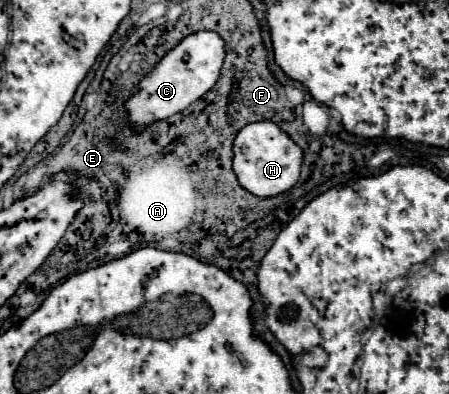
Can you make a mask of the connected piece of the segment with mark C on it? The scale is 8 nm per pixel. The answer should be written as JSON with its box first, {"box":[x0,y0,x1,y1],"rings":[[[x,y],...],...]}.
{"box":[126,30,226,128],"rings":[[[202,30],[186,36],[174,50],[170,50],[158,66],[140,82],[138,94],[134,94],[126,108],[136,128],[146,128],[156,120],[164,120],[176,112],[182,112],[192,102],[202,98],[218,80],[226,56],[226,44],[218,32]]]}

